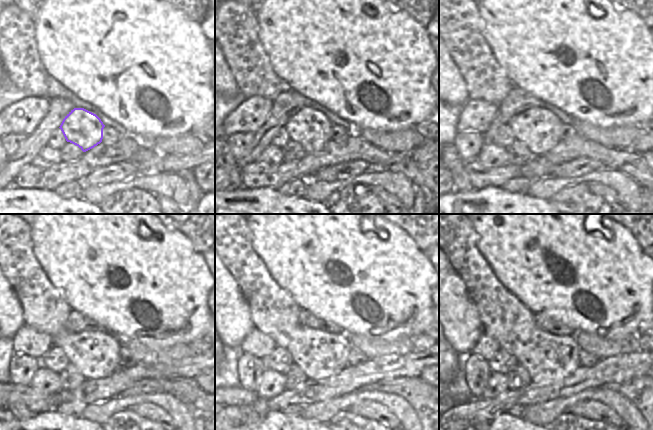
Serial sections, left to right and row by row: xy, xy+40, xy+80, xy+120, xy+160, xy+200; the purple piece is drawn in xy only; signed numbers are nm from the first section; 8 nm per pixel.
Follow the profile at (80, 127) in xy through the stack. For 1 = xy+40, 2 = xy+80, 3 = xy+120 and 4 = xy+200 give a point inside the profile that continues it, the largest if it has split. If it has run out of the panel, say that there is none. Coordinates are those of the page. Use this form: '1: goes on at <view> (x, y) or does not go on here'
1: goes on at xy+40 (310, 128)
2: goes on at xy+80 (539, 129)
3: goes on at xy+120 (94, 354)
4: goes on at xy+200 (542, 354)

